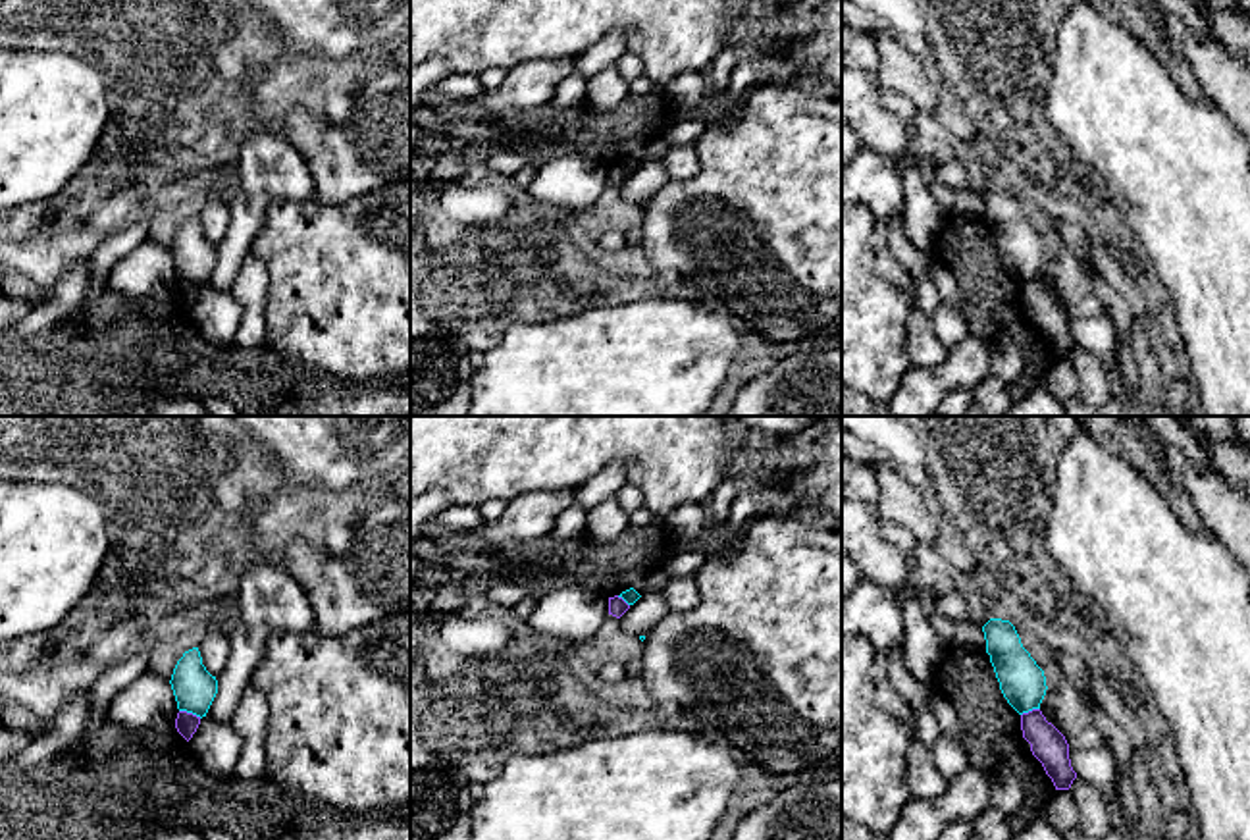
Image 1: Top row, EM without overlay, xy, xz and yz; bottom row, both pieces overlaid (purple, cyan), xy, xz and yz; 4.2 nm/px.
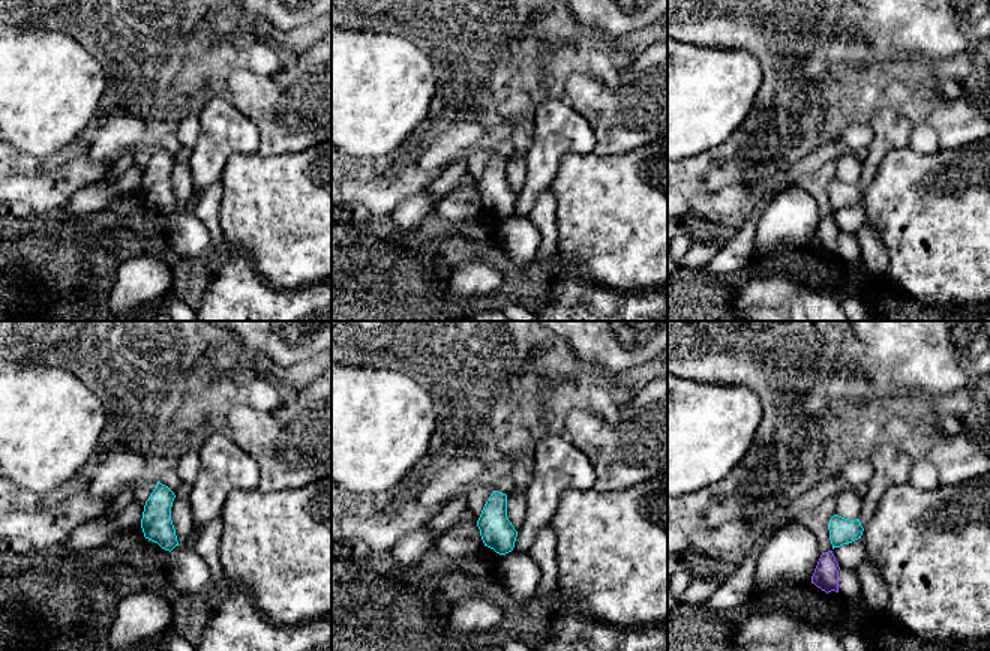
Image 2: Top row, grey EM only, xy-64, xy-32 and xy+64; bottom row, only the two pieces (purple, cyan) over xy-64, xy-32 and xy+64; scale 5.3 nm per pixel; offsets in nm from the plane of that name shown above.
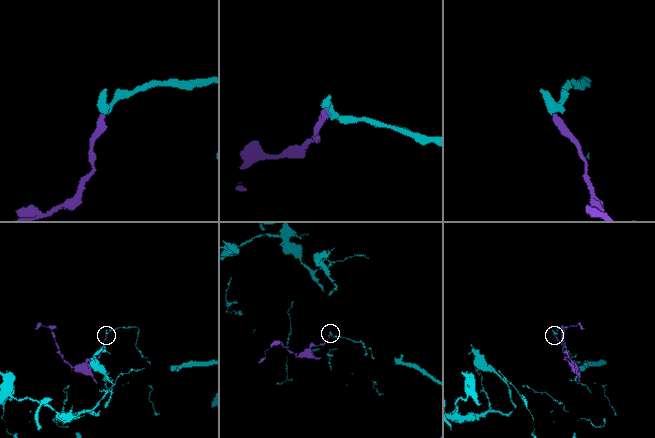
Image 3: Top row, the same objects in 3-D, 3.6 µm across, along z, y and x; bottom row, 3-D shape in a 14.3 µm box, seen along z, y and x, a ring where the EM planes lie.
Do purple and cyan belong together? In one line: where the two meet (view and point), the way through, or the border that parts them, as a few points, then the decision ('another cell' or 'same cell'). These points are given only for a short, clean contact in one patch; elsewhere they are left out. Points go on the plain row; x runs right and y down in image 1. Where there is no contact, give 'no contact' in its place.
meets purple in xy at (191, 282); border along xy (180, 278), (201, 286); another cell

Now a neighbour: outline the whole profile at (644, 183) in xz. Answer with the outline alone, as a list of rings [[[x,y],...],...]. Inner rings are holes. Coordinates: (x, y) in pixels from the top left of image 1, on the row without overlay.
[[[643,162],[630,177],[620,185],[620,195],[632,204],[647,204],[659,189],[668,181],[664,164]]]

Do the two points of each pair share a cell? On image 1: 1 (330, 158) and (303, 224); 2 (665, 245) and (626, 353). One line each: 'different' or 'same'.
1: different
2: different

